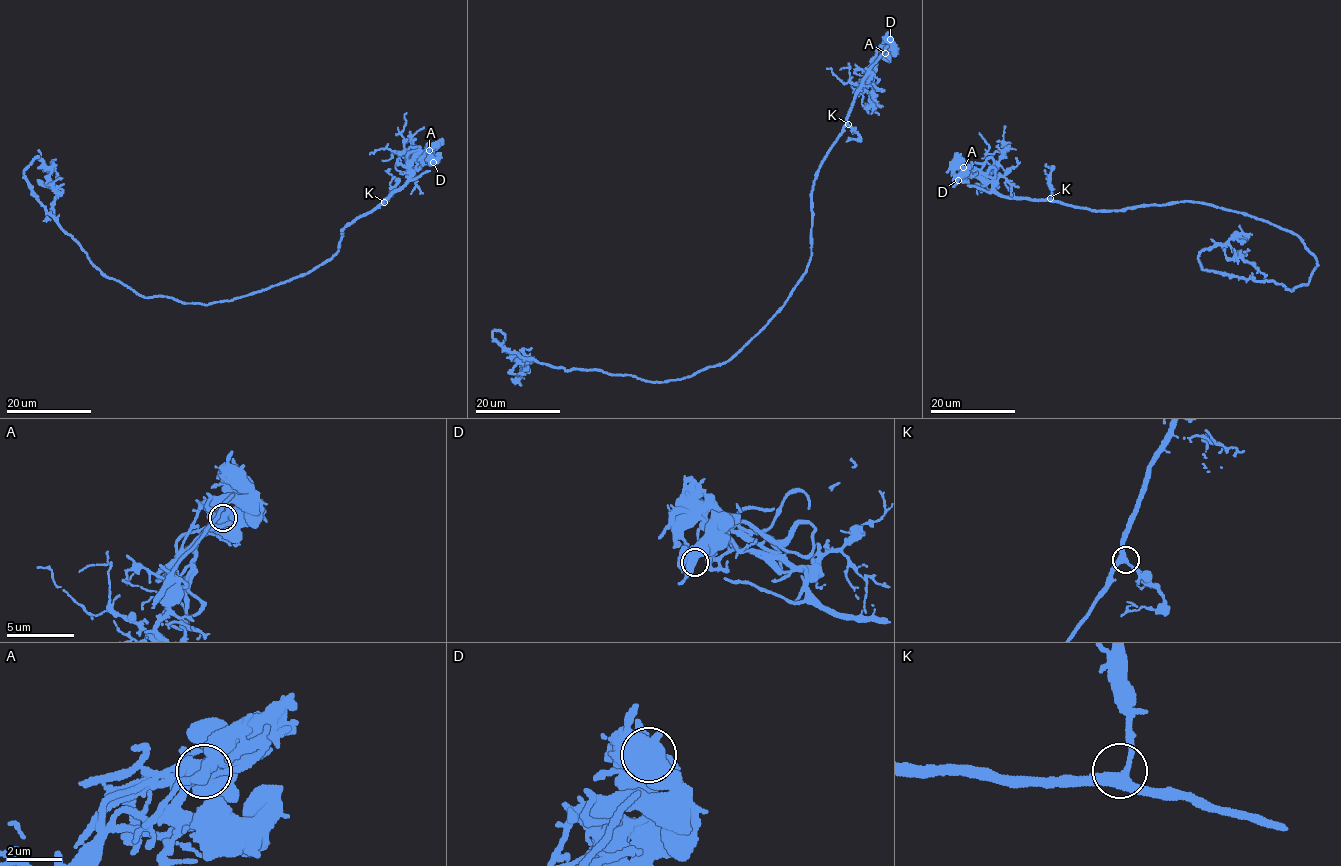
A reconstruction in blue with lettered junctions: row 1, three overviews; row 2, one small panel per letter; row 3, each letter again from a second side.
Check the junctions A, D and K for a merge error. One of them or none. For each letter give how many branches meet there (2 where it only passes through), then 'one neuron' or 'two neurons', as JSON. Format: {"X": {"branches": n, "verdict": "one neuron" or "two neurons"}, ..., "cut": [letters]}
{"A": {"branches": 3, "verdict": "two neurons"}, "D": {"branches": 2, "verdict": "one neuron"}, "K": {"branches": 3, "verdict": "one neuron"}, "cut": ["A"]}

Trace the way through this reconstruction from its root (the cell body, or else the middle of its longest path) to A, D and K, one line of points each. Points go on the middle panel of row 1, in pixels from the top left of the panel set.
A: (734, 355), (784, 304), (805, 272), (811, 256), (812, 191), (819, 166), (841, 132), (861, 81), (885, 52)
D: (734, 355), (784, 304), (805, 272), (819, 166), (841, 132), (861, 81), (870, 75), (868, 67), (890, 39)
K: (734, 355), (784, 304), (805, 272), (811, 256), (812, 191), (815, 176), (827, 151), (848, 124)

